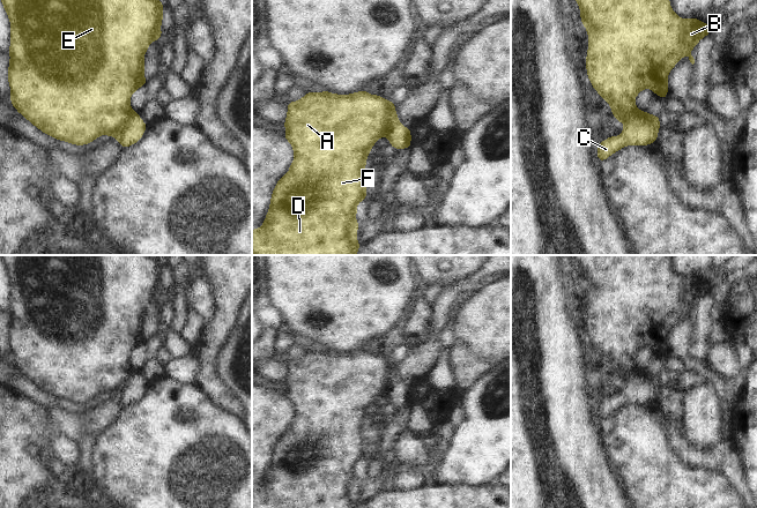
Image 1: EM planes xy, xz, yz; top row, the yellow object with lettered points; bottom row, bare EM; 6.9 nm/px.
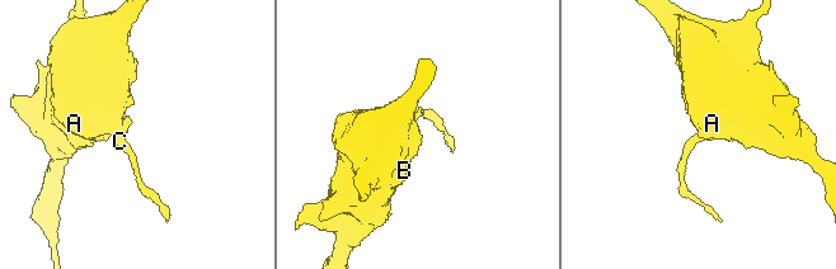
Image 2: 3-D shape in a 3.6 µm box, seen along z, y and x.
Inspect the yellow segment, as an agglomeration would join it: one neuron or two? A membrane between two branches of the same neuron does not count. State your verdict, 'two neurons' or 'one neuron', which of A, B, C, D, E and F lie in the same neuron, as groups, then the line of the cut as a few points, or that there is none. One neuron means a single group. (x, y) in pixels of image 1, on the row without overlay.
two neurons | A B D E F / C | xy (136, 372), (126, 381), (126, 386), (116, 397)

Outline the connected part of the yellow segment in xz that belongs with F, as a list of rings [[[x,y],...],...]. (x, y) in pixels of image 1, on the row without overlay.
[[[327,349],[322,351],[306,350],[300,358],[296,360],[289,359],[287,363],[288,373],[283,381],[285,386],[283,395],[292,405],[294,419],[289,425],[288,432],[277,439],[272,450],[269,466],[262,484],[252,488],[252,508],[359,508],[361,502],[357,499],[356,491],[361,484],[356,479],[356,475],[357,463],[364,457],[369,457],[366,454],[366,435],[363,433],[366,428],[366,417],[370,414],[371,406],[376,404],[376,401],[387,394],[389,376],[396,372],[395,366],[396,364],[392,359],[386,359],[380,353],[370,353],[368,349],[359,349],[349,353],[333,352]]]

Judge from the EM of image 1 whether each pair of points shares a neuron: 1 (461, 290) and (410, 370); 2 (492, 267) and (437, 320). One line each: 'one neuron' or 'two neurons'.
1: one neuron
2: one neuron

